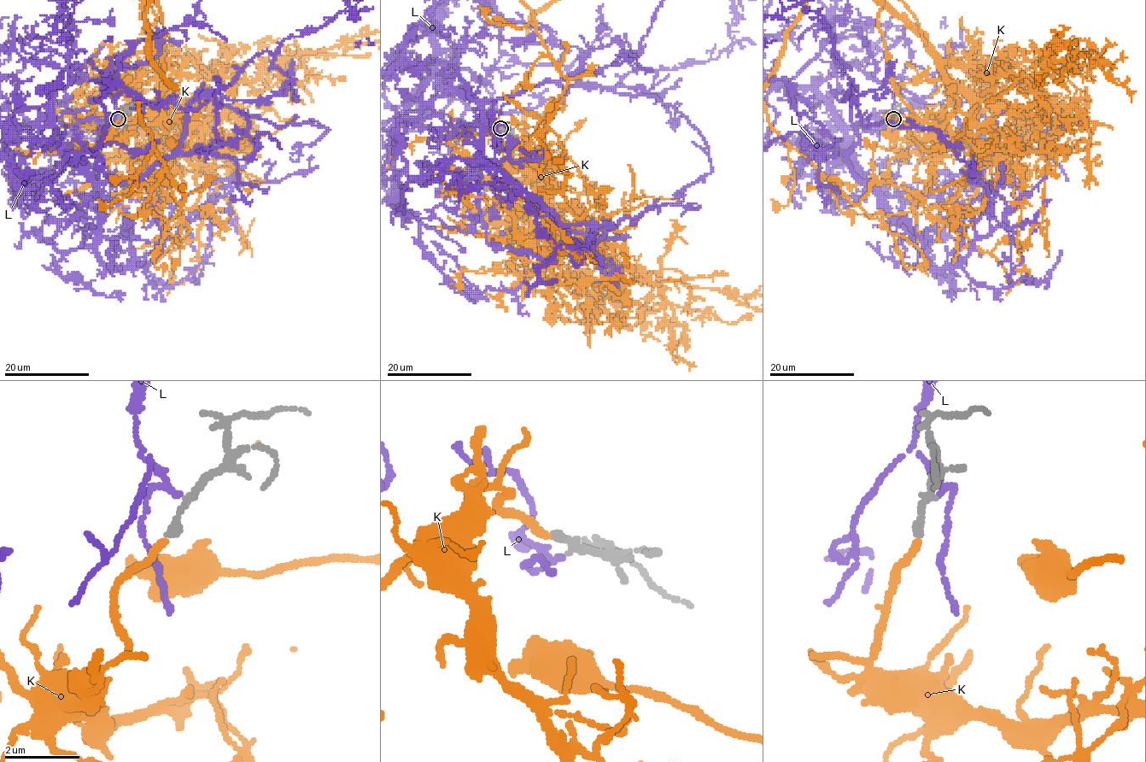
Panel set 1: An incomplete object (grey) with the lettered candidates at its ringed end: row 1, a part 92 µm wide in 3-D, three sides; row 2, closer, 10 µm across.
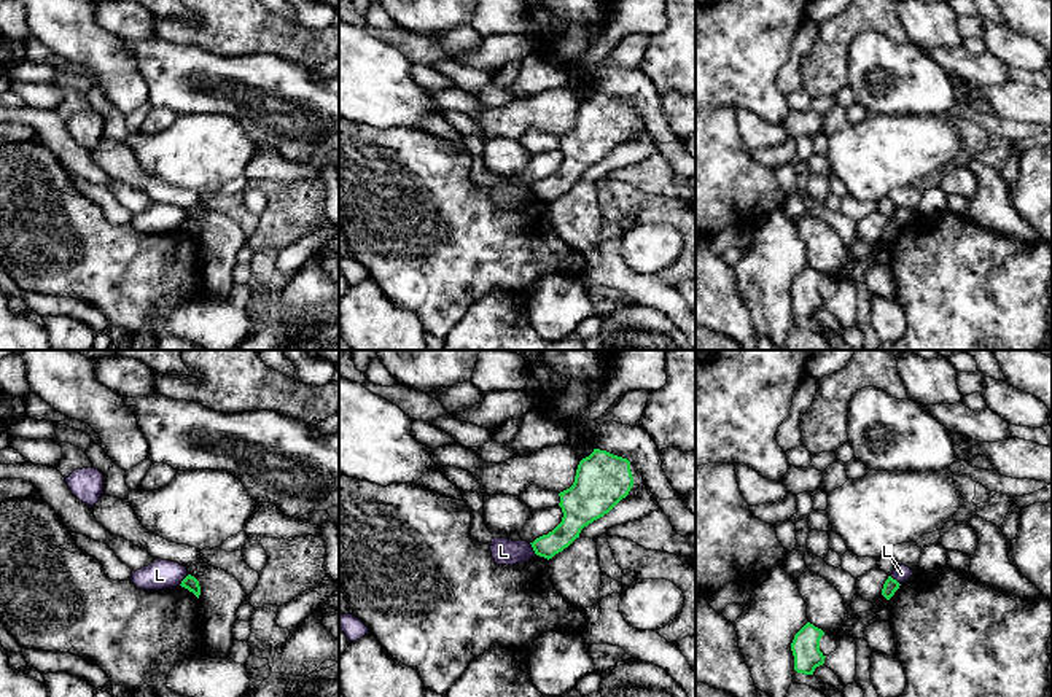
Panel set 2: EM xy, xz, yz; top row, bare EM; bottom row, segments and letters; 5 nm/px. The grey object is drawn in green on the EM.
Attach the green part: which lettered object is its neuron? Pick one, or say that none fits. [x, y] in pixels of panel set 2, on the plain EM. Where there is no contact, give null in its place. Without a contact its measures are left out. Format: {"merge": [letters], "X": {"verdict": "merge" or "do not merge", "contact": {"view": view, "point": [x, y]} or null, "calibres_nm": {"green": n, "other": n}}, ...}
{"merge": ["K"], "K": {"verdict": "merge", "contact": null}, "L": {"verdict": "do not merge", "contact": {"view": "xz", "point": [533, 193]}, "calibres_nm": {"green": 120, "other": 130}}}

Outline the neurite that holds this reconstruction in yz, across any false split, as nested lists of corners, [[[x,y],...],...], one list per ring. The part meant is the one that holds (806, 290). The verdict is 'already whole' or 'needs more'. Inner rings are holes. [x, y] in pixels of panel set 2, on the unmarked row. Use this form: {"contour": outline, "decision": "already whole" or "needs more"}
{"contour": [[[807,266],[791,286],[794,299],[794,313],[804,318],[813,318],[815,312],[824,307],[824,298],[820,294],[820,283],[824,275]]], "decision": "already whole"}

